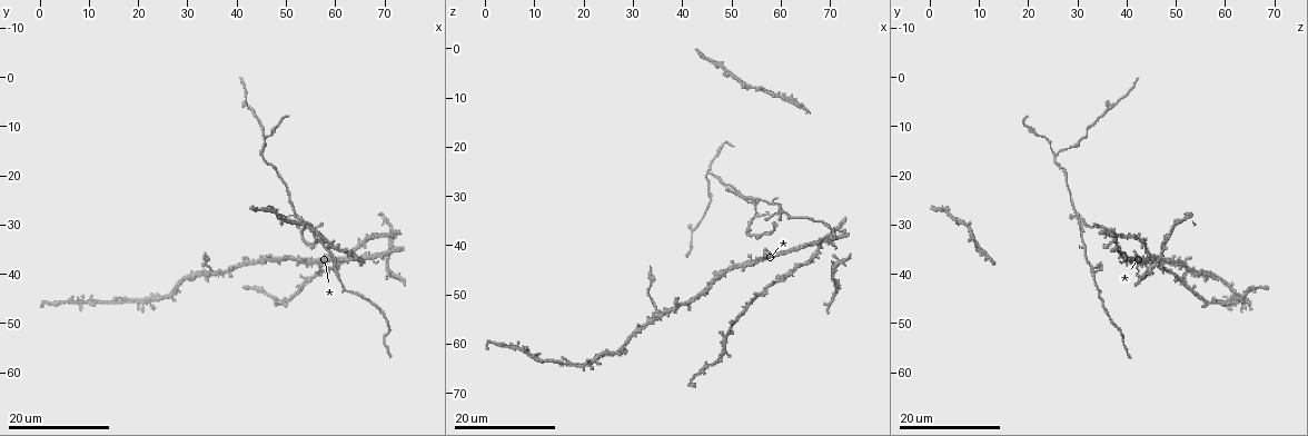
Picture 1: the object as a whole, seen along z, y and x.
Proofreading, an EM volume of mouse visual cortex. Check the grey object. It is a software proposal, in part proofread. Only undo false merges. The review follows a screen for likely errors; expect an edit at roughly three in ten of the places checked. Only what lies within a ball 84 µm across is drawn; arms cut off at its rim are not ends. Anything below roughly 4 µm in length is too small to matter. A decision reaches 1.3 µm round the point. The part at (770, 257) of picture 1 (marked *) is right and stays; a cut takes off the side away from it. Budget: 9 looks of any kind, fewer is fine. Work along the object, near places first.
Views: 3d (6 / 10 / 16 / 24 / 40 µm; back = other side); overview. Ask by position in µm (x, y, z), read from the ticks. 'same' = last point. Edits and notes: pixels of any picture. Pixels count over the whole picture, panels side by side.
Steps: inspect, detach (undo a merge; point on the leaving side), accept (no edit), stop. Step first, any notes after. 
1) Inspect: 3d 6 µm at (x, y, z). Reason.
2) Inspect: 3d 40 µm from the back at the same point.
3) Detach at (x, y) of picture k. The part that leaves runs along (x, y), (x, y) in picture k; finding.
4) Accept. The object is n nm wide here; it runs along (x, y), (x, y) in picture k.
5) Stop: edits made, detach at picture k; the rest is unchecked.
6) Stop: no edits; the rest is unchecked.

Inspect: 3d 16 µm at (51.5, 28.0, 29.5). Thin arm on a thick one.

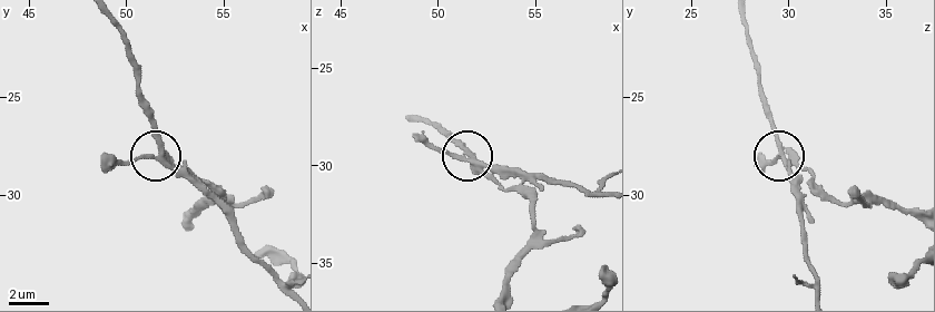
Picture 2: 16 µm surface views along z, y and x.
Inspect: 3d 10 µm at (51.6, 27.8, 29.6). Closer look.

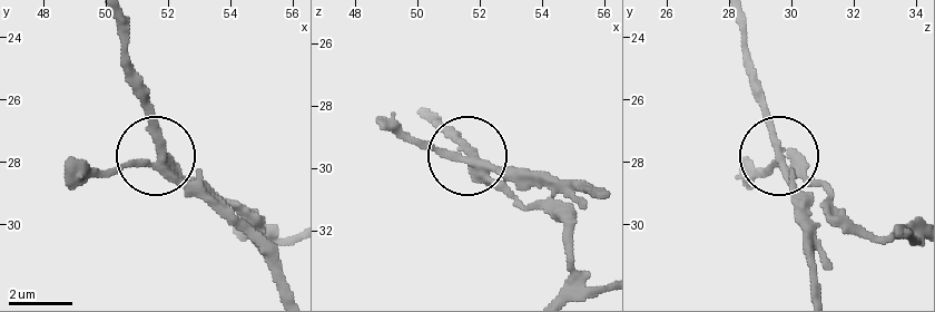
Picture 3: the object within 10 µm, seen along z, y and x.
Detach at (512, 204) of picture 3. 4 arms meet here; the part that leaves runs along (485, 171), (554, 218), (570, 259), (570, 290) in picture 3; a second neuron is stuck on.

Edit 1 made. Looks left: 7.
Inspect: overview.

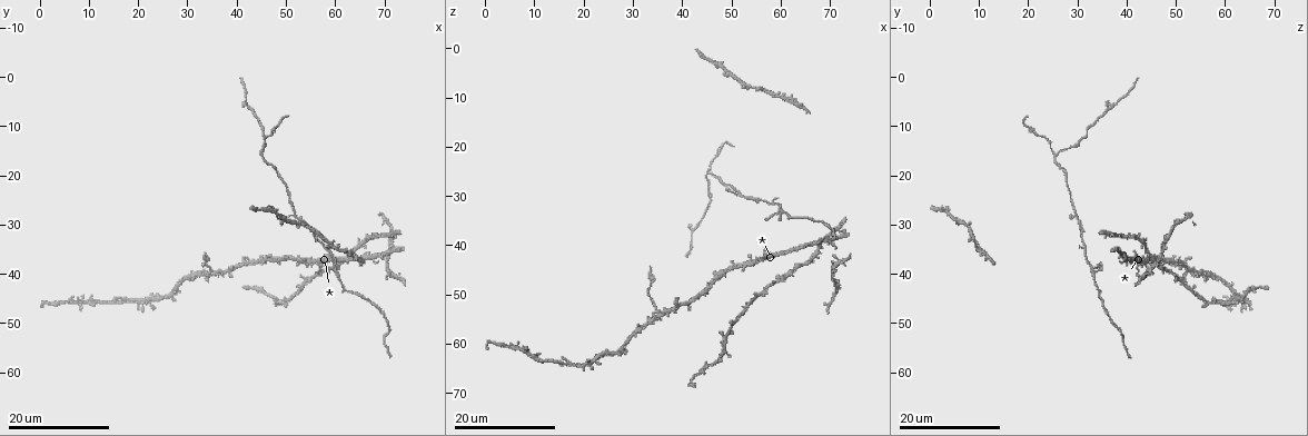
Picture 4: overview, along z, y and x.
Inspect: 3d 24 µm at (59.5, 39.0, 32.5). Three arms meet.

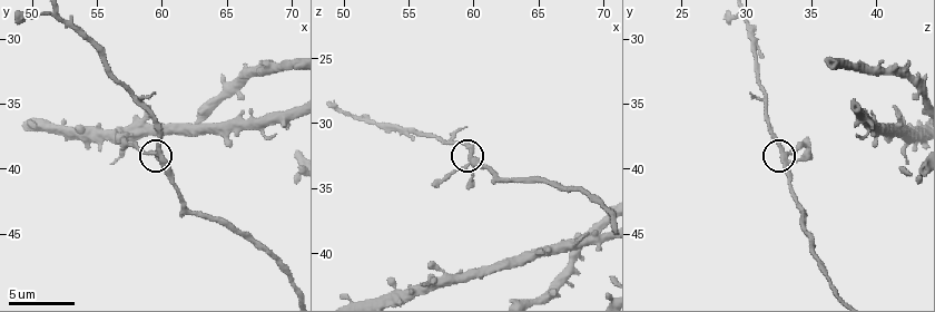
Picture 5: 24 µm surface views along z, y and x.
Inspect: 3d 10 µm at (59.8, 38.8, 32.8).

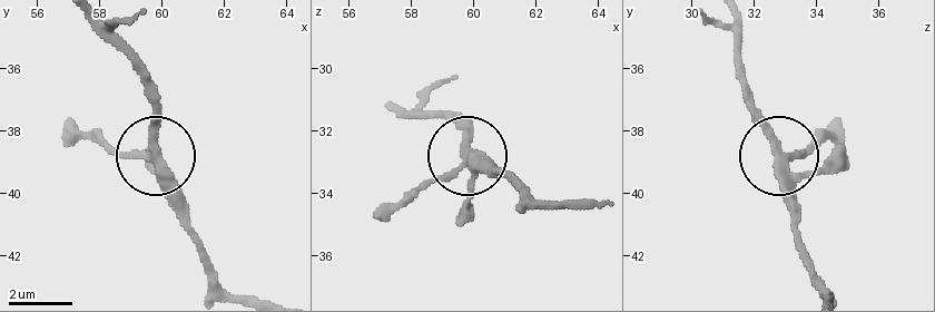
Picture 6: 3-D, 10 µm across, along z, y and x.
Accept. All the same neuron.

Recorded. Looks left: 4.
Inspect: 3d 16 µm at (34.5, 39.0, 53.5).

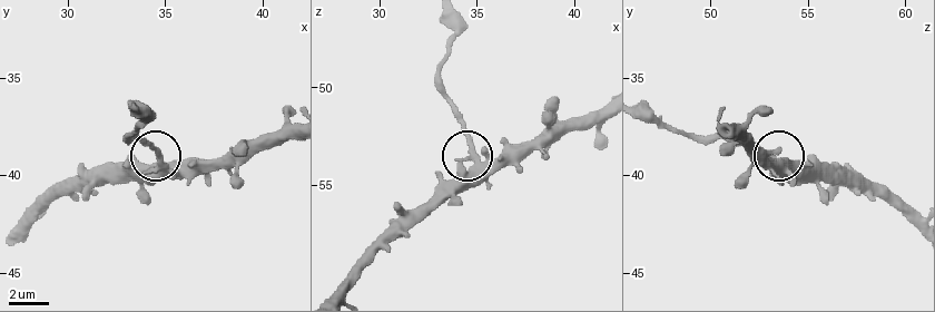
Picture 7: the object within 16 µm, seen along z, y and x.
Inspect: 3d 10 µm at (34.8, 39.4, 53.4).

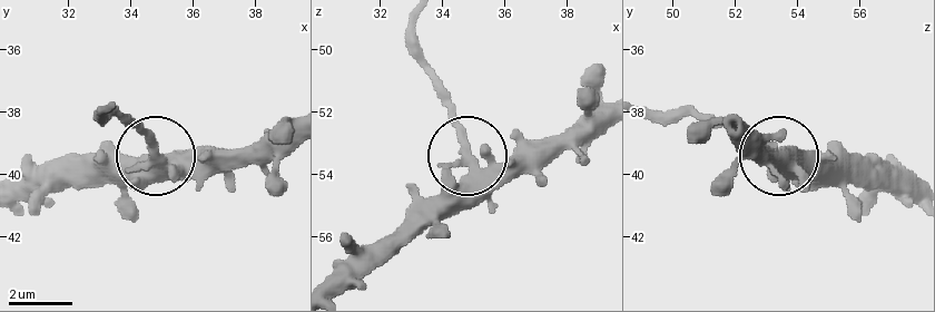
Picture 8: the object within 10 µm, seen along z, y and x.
Detach at (150, 134) of picture 8. The part that leaves runs along (160, 161), (125, 118), (104, 113) in picture 8; a second neuron is stuck on.

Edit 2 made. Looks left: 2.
Stop: edits made, detach at picture 3, detach at picture 8; the rest is unchecked.

